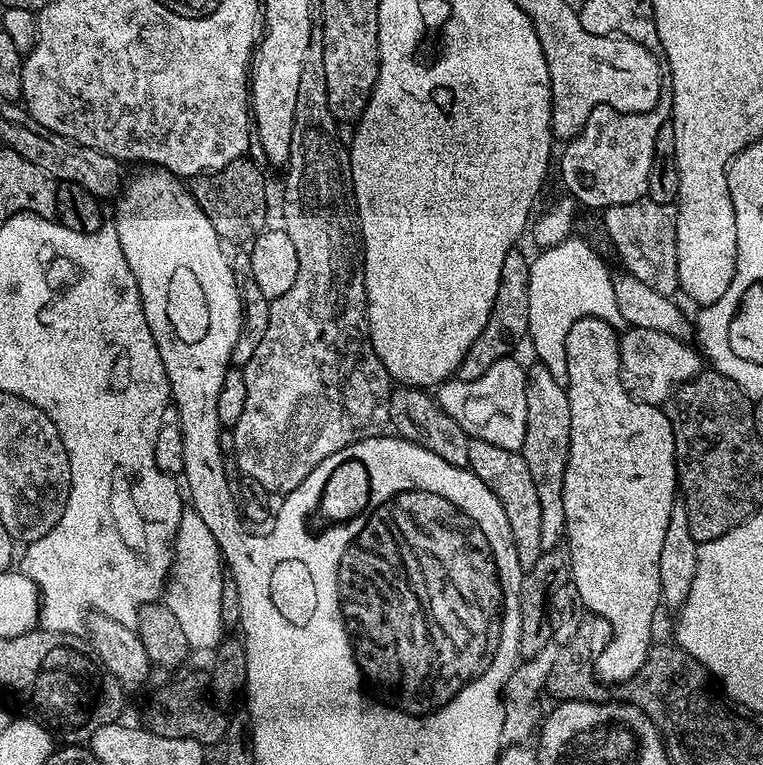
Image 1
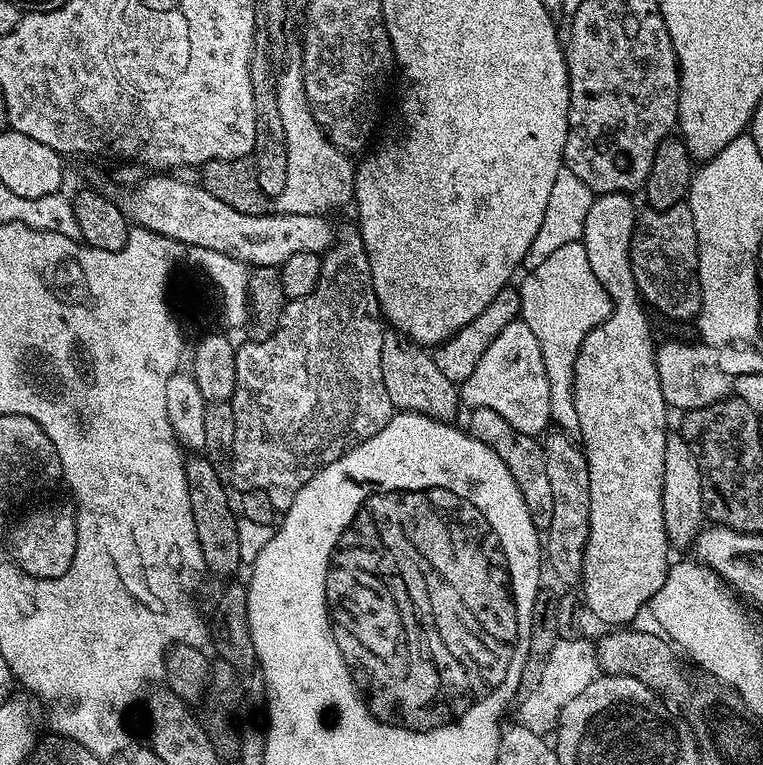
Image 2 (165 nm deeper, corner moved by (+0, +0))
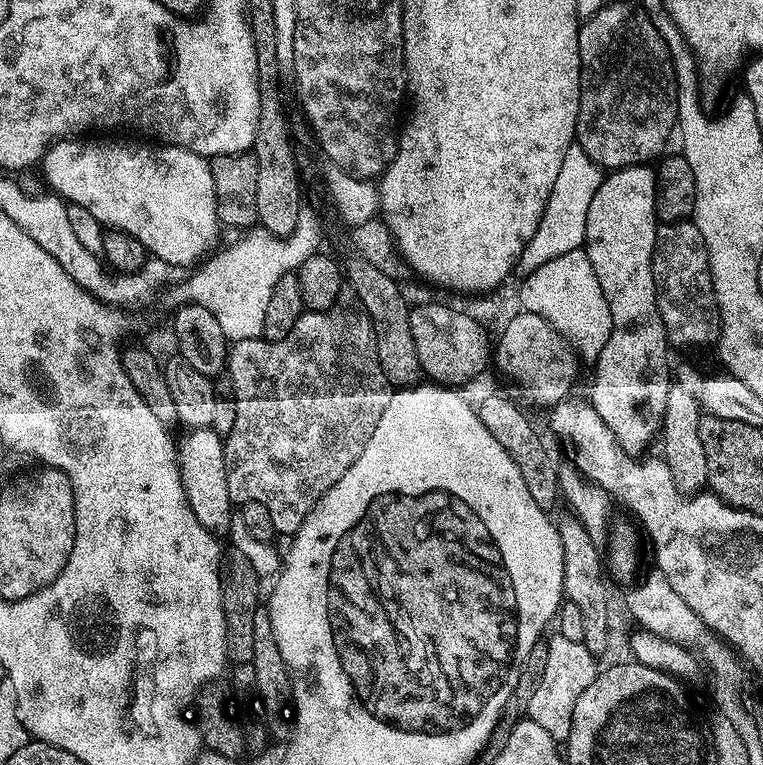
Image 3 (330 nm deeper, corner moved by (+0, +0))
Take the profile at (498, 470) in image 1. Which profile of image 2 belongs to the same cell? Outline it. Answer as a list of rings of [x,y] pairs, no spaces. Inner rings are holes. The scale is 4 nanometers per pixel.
[[[473,408],[467,413],[467,431],[478,442],[490,446],[502,462],[506,462],[506,470],[510,470],[514,482],[518,482],[518,490],[522,490],[522,502],[526,502],[526,510],[530,510],[530,518],[537,530],[546,530],[550,526],[550,518],[554,518],[554,494],[550,491],[550,478],[546,475],[546,458],[543,443],[535,436],[522,434],[522,430],[514,430],[498,410]]]

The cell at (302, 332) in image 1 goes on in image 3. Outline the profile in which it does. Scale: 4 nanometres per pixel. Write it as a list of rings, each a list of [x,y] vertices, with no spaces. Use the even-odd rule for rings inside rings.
[[[337,302],[334,307],[325,312],[310,312],[305,310],[294,322],[294,330],[286,334],[286,338],[281,340],[265,340],[257,338],[254,340],[237,340],[228,349],[228,363],[226,365],[226,376],[232,379],[232,396],[236,399],[236,417],[232,420],[232,429],[226,433],[224,443],[226,474],[229,480],[229,498],[233,505],[239,506],[246,502],[262,502],[266,510],[270,510],[270,519],[274,522],[274,530],[281,537],[291,537],[302,526],[302,522],[312,513],[317,502],[322,499],[328,491],[358,462],[362,450],[366,450],[366,442],[370,442],[370,434],[374,434],[374,429],[378,426],[378,421],[382,419],[382,413],[386,411],[386,406],[390,406],[394,388],[389,384],[382,366],[378,362],[378,350],[376,349],[376,339],[372,329],[372,320],[364,313],[363,308]]]

